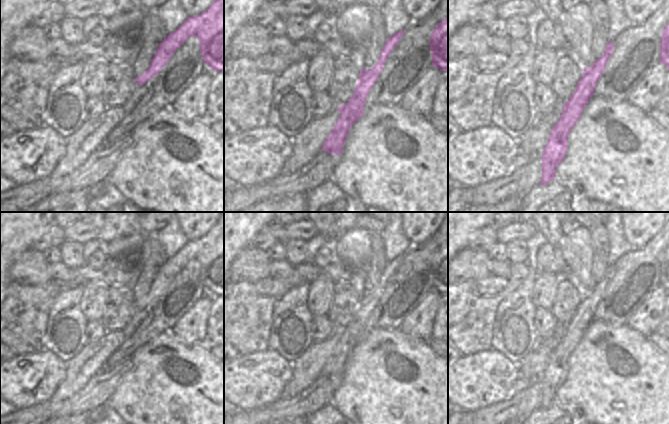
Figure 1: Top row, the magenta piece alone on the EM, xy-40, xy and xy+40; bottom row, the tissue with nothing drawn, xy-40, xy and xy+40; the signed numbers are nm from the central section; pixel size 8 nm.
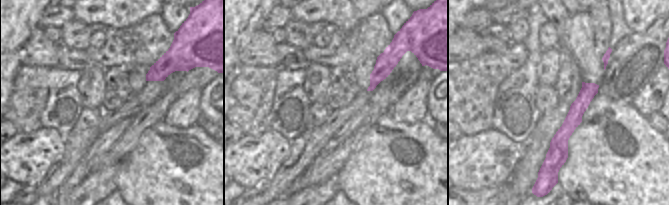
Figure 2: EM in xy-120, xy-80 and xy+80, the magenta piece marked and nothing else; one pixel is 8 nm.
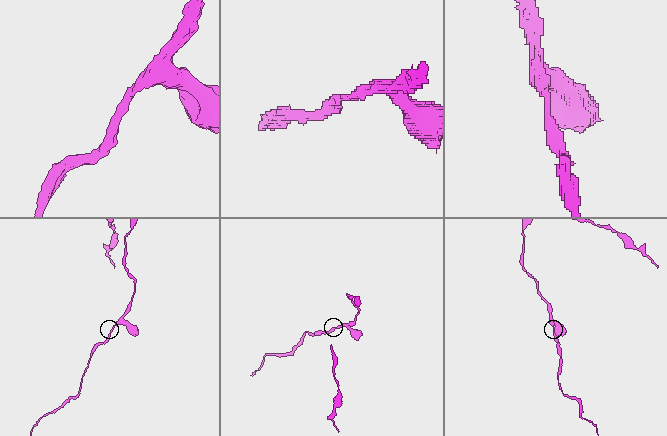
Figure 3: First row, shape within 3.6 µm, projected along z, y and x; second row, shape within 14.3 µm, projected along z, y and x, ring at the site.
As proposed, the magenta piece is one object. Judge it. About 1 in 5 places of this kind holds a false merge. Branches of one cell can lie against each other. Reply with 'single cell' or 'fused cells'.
single cell

